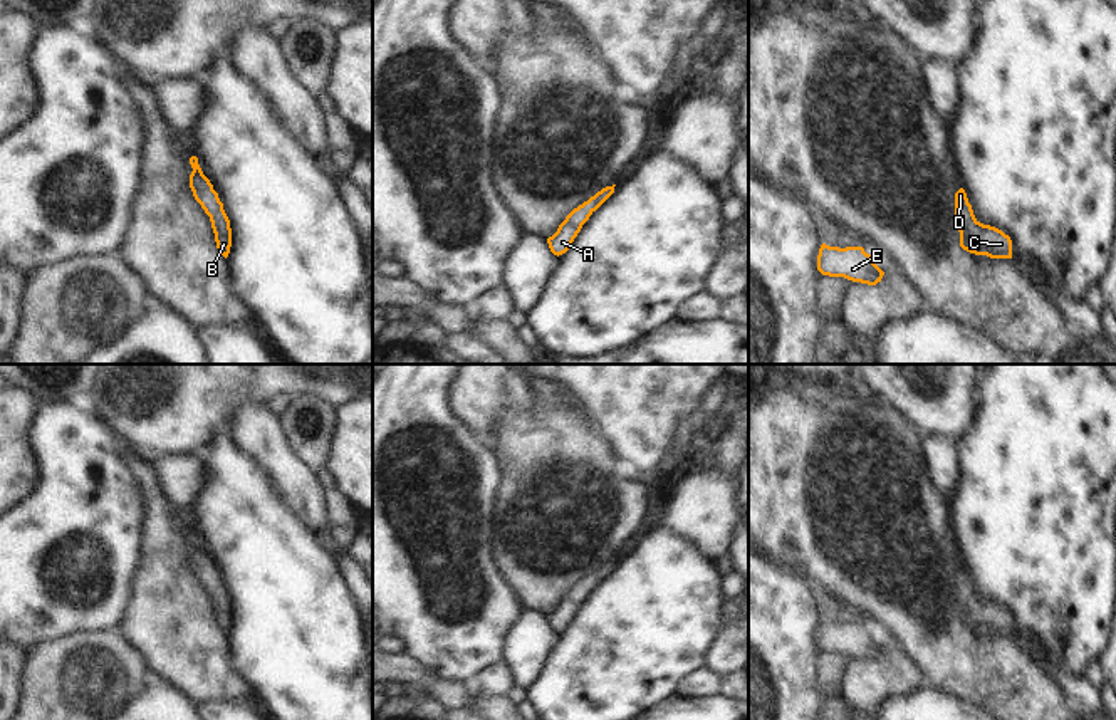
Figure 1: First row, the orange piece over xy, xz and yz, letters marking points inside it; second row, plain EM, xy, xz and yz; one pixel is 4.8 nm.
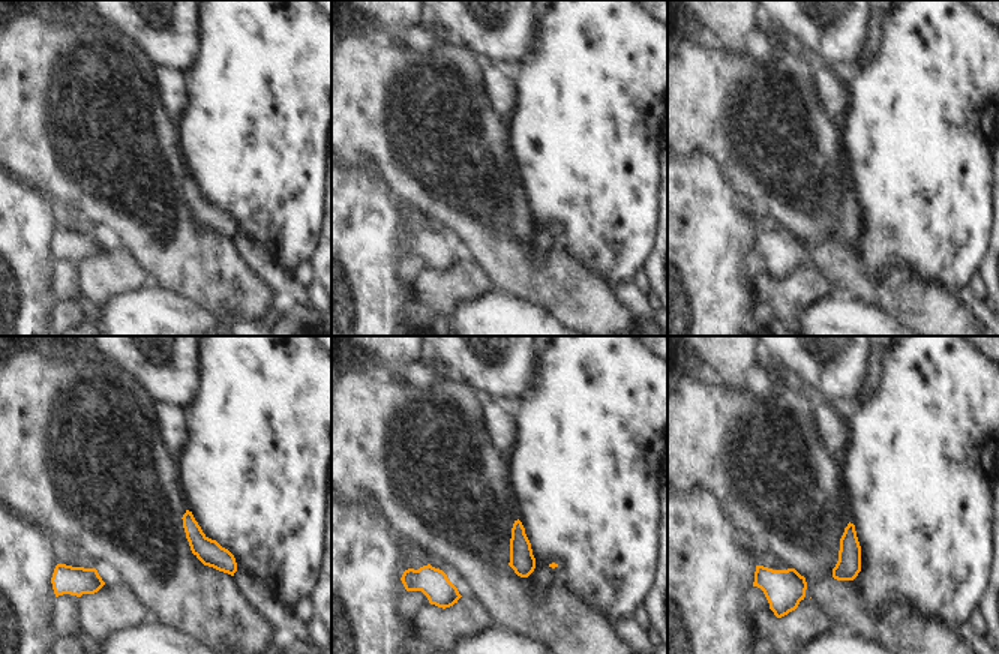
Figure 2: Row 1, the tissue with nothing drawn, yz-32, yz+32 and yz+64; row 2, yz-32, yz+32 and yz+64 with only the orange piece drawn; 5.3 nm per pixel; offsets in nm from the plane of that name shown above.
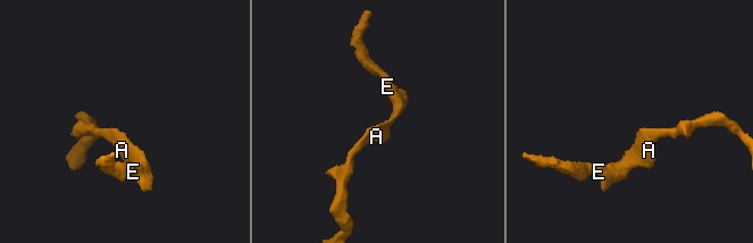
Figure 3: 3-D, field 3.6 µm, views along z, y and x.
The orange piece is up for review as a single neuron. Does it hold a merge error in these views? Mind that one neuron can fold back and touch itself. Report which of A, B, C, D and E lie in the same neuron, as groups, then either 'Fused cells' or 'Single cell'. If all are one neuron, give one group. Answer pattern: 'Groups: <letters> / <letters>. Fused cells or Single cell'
Groups: A B C D E. Single cell.

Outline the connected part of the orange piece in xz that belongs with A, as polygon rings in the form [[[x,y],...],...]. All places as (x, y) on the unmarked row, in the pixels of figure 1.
[[[616,561],[602,564],[566,592],[557,608],[547,614],[549,624],[554,631],[559,633],[571,624],[582,601],[614,569],[614,562]]]

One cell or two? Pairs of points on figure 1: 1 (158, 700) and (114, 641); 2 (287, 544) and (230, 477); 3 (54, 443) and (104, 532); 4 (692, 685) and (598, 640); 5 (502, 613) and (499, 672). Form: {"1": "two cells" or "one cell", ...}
{"1": "two cells", "2": "one cell", "3": "one cell", "4": "two cells", "5": "two cells"}

